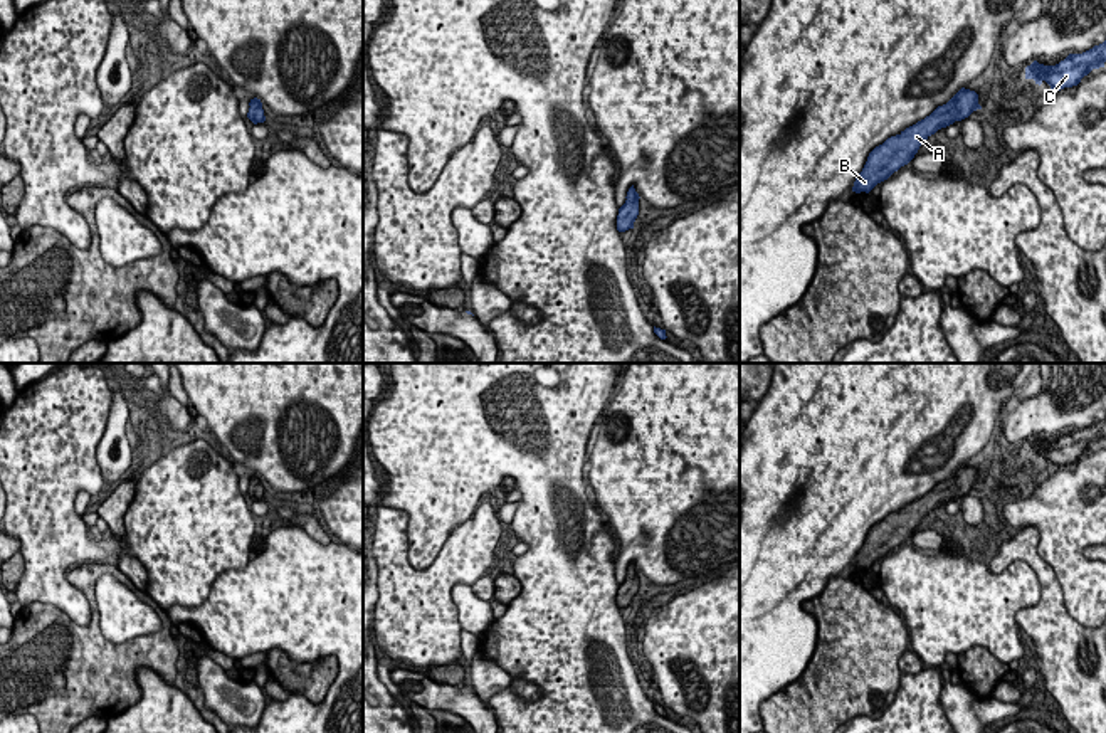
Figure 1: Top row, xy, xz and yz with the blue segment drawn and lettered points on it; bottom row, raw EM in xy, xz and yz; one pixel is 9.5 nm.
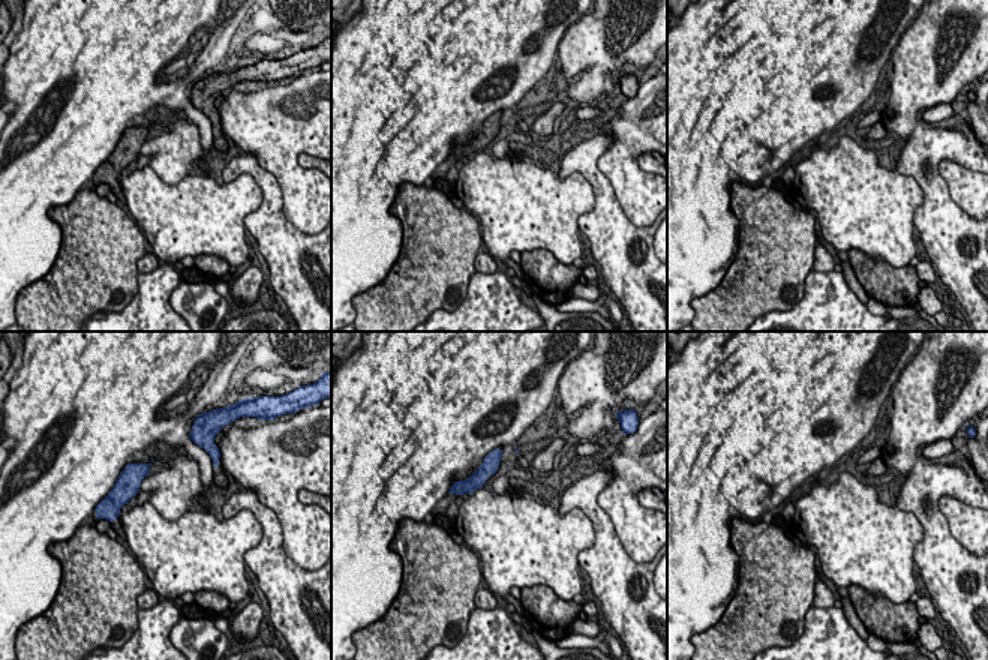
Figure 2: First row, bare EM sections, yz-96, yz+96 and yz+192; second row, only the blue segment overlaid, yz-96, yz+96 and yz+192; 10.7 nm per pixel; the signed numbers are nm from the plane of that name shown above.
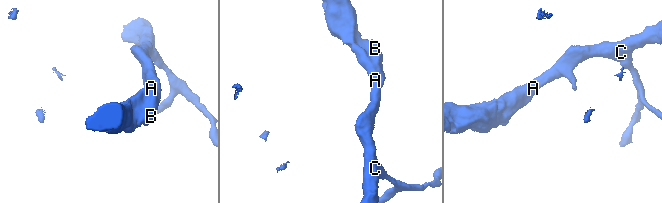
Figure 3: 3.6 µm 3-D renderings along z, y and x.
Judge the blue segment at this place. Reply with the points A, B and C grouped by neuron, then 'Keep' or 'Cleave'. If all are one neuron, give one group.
Groups: A B / C. Cleave

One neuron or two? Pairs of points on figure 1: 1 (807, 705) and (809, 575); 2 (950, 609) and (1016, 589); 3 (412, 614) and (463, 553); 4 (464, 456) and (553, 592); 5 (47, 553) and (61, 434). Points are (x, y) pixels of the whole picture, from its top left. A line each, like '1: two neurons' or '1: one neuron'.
1: two neurons
2: one neuron
3: one neuron
4: one neuron
5: one neuron

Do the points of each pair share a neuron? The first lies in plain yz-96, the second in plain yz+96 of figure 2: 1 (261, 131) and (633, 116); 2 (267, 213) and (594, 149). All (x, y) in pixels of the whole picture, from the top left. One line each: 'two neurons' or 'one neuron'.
1: one neuron
2: one neuron

